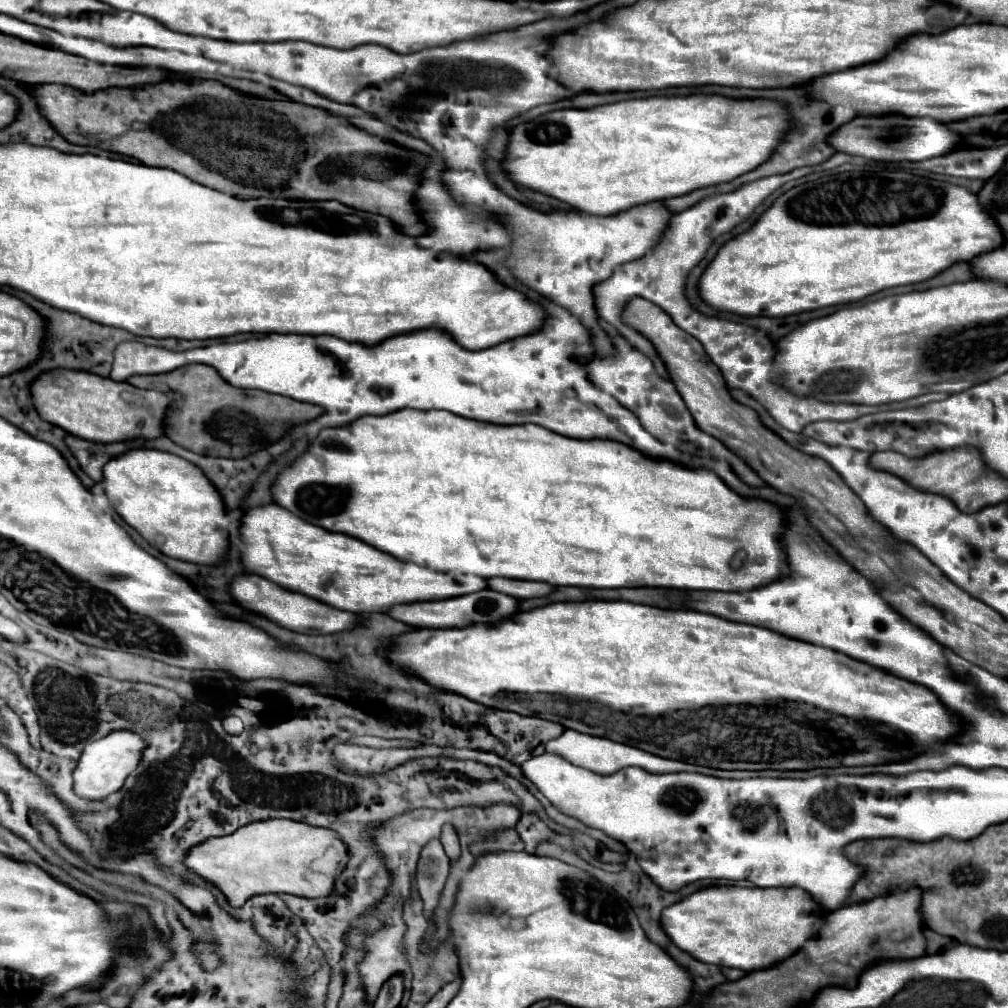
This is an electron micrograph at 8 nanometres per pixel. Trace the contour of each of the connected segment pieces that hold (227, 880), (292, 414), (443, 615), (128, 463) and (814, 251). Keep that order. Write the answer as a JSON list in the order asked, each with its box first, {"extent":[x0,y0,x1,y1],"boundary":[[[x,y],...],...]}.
[{"extent":[186,819,348,907],"boundary":[[[290,819],[248,823],[232,835],[214,837],[192,847],[186,857],[186,865],[220,887],[232,907],[242,907],[250,897],[262,893],[328,897],[346,863],[348,847],[338,833]]]},{"extent":[128,365,324,457],"boundary":[[[186,365],[166,375],[136,375],[130,377],[128,383],[142,389],[164,389],[182,397],[186,405],[168,407],[166,435],[184,449],[210,457],[248,457],[282,439],[292,427],[308,423],[324,413],[318,405],[294,401],[290,397],[232,387],[210,365]]]},{"extent":[388,589,520,629],"boundary":[[[490,589],[454,597],[454,599],[442,599],[442,601],[420,601],[420,603],[408,603],[408,605],[396,605],[388,611],[398,621],[404,621],[408,625],[416,627],[430,627],[430,629],[454,629],[454,627],[466,627],[474,623],[490,623],[490,621],[502,621],[502,617],[510,617],[518,613],[520,599],[506,597],[504,593],[494,593]]]},{"extent":[104,449,230,565],"boundary":[[[136,449],[104,467],[104,491],[122,519],[164,555],[202,565],[224,563],[230,539],[222,495],[194,463],[166,451]]]},{"extent":[700,171,1002,317],"boundary":[[[908,171],[832,173],[786,191],[750,231],[728,241],[704,271],[700,295],[718,311],[744,317],[786,317],[856,303],[890,287],[932,279],[954,263],[970,263],[978,253],[990,253],[998,249],[998,245],[1002,245],[1002,227],[986,213],[978,195],[966,187],[938,179],[932,181]]]}]

